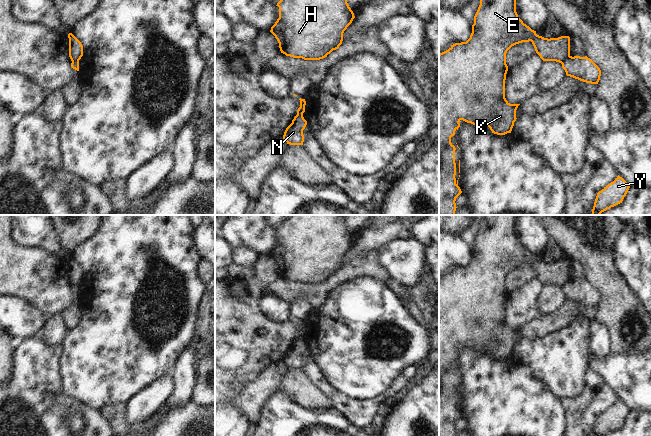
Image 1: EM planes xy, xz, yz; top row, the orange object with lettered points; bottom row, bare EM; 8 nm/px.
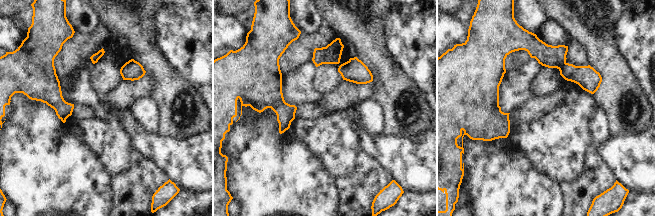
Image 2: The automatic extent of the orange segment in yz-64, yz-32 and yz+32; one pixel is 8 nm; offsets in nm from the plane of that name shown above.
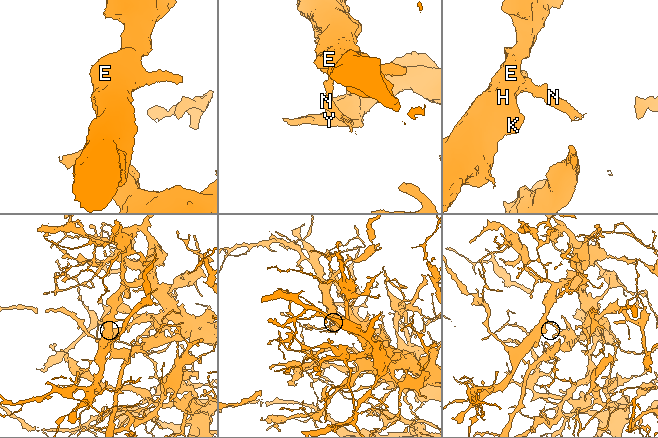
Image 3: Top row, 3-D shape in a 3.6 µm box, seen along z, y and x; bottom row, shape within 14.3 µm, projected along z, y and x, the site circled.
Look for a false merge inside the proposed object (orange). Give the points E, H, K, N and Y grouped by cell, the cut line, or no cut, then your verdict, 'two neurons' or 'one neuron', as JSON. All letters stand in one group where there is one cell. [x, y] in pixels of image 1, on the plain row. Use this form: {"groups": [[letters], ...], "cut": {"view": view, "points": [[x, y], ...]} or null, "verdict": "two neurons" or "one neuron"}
{"groups": [["E", "H", "K", "Y"], ["N"]], "cut": {"view": "yz", "points": [[569, 279], [561, 287]]}, "verdict": "two neurons"}

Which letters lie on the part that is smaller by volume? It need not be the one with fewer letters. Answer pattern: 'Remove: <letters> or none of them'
Remove: N

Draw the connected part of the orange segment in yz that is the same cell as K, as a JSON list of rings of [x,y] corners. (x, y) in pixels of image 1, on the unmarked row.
[[[484,215],[470,262],[439,278],[439,436],[455,436],[456,422],[462,417],[455,402],[456,372],[451,367],[459,346],[488,350],[497,359],[511,357],[520,328],[510,328],[505,322],[506,277],[512,270],[529,265],[543,285],[562,287],[570,280],[569,260],[544,262],[523,247],[516,236],[514,215]]]

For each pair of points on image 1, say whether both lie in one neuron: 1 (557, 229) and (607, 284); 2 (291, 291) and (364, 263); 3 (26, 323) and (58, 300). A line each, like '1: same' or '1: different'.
1: same
2: same
3: different

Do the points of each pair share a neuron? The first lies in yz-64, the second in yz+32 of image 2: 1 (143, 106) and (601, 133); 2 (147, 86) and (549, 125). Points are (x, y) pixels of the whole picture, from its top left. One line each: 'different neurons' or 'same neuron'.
1: same neuron
2: different neurons

